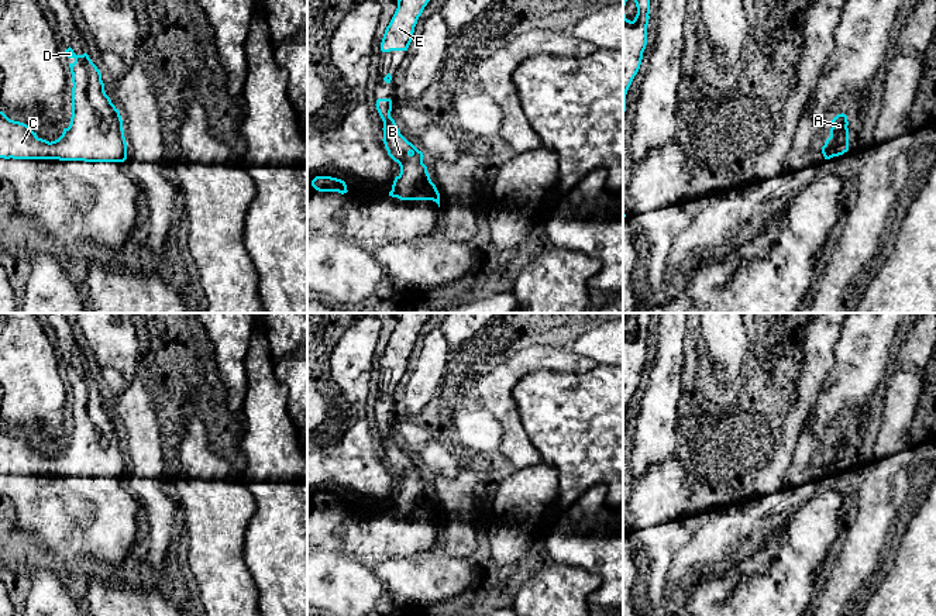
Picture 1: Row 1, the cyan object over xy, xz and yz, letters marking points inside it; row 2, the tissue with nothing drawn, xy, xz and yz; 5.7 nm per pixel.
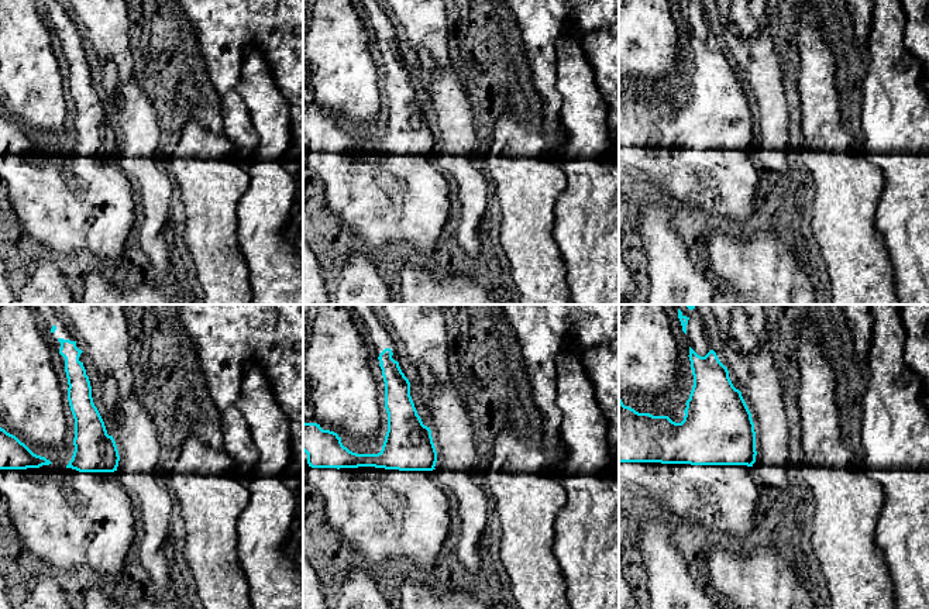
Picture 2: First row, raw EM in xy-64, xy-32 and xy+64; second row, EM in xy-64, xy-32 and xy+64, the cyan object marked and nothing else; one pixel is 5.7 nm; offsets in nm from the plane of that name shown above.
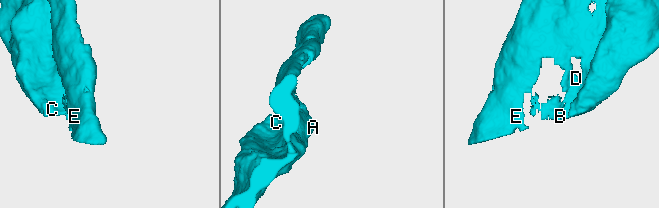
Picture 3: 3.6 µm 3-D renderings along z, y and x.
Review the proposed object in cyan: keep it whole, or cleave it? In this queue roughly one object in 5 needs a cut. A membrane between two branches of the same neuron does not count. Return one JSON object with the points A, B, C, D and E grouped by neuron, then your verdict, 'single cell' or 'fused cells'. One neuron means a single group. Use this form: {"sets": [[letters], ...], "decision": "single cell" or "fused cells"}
{"sets": [["A", "B", "C", "D", "E"]], "decision": "single cell"}

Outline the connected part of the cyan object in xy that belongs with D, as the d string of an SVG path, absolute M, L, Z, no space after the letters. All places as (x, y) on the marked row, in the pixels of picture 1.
M69 47L65 49L68 58L75 62L69 63L72 73L72 117L68 128L63 128L62 135L55 141L47 141L37 137L27 124L10 120L0 111L0 158L4 159L59 159L59 161L85 161L85 162L124 162L127 159L127 142L123 130L123 120L118 109L111 103L104 92L104 83L97 66L92 62L89 55L76 55Z

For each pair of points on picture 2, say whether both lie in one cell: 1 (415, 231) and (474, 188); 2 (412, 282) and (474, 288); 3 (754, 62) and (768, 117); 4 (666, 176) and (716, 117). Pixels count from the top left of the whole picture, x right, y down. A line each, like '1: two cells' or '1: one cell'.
1: two cells
2: one cell
3: one cell
4: one cell

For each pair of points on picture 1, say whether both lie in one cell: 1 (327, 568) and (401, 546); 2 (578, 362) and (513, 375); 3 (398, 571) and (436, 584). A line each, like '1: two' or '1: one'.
1: two
2: one
3: one

